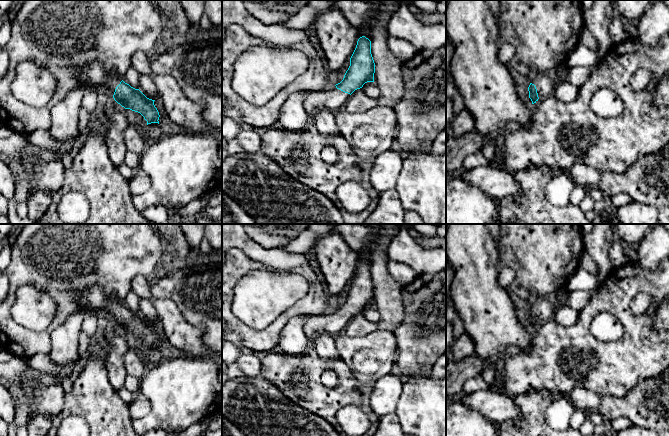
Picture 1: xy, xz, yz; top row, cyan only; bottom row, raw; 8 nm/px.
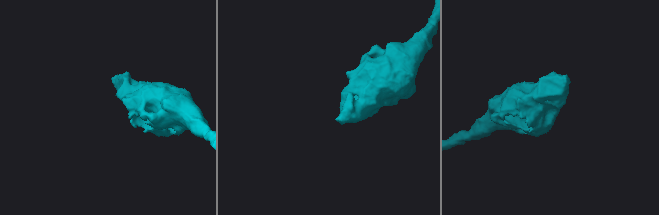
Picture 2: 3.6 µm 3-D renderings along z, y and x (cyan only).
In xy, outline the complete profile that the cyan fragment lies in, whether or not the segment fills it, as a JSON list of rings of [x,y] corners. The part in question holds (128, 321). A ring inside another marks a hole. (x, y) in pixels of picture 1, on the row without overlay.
[[[93,285],[91,288],[82,290],[77,298],[83,308],[97,309],[99,316],[113,320],[114,324],[125,333],[140,337],[147,345],[159,348],[159,336],[152,323],[147,322],[139,313],[131,311],[122,302],[105,296],[102,288]]]

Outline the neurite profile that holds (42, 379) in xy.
[[[33,368],[32,375],[34,376],[34,382],[41,387],[61,384],[61,382],[56,377],[46,373],[41,373],[40,371]]]

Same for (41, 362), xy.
[[[38,353],[26,359],[28,366],[33,369],[56,377],[60,382],[68,379],[75,364],[61,366],[54,363],[48,354]]]

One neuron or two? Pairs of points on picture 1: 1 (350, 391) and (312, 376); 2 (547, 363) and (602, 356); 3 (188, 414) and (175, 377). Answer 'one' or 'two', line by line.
1: one
2: one
3: one

